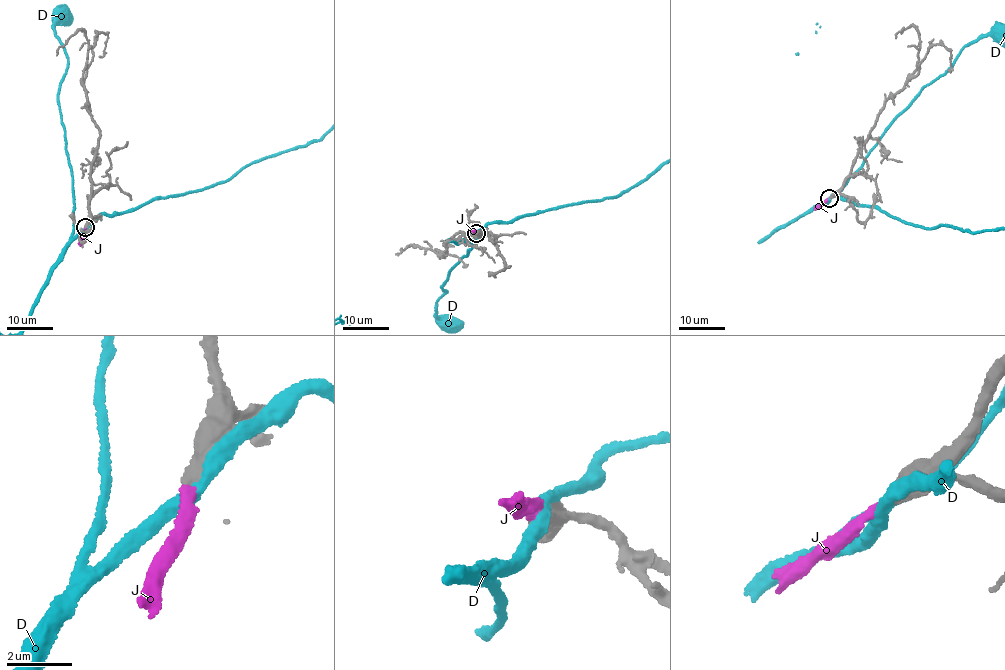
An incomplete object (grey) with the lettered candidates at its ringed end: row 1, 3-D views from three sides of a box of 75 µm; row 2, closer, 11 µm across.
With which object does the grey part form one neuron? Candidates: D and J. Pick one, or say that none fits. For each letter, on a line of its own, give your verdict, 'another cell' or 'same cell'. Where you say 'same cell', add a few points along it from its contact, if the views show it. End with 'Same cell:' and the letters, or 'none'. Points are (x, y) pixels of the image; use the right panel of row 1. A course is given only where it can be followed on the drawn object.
D: another cell
J: same cell
Same cell: J

